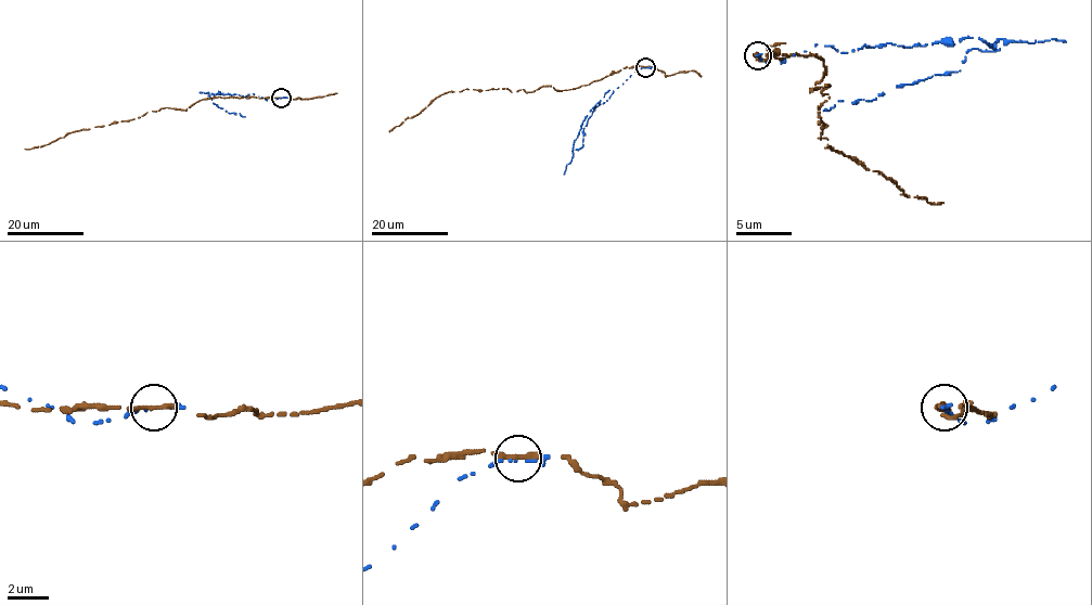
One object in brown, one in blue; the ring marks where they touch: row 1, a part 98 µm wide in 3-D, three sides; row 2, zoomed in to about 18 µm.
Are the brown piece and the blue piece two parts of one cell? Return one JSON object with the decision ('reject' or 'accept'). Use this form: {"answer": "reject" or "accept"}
{"answer": "reject"}

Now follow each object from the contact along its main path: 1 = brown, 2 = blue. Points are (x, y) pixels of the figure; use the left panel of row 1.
1: (282, 98), (201, 99), (185, 110), (161, 107), (140, 117), (72, 131), (40, 146), (24, 149)
2: (281, 98), (266, 100), (253, 93), (246, 97), (208, 93), (219, 107), (245, 116)

